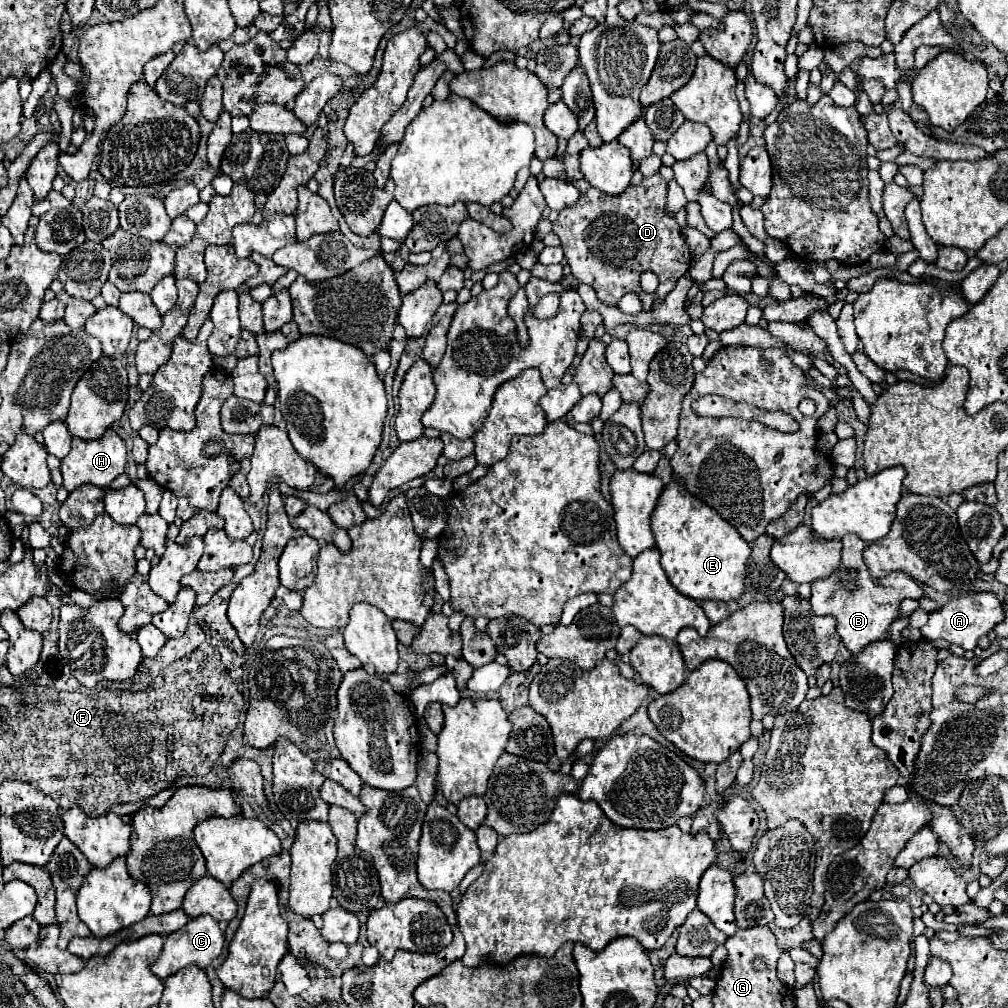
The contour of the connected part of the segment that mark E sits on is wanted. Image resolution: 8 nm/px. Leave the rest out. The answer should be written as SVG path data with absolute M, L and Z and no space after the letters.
M674 479L666 485L654 513L652 513L652 531L656 537L656 547L662 553L662 567L670 579L670 583L686 597L694 601L736 601L744 591L746 579L746 561L750 557L750 545L726 523L718 517L706 503L698 503L698 499L690 499L686 491L682 491L682 483L674 483Z

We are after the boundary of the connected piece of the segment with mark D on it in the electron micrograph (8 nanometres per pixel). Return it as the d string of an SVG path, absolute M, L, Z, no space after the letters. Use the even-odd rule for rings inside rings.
M660 175L646 177L642 179L640 185L630 185L622 195L616 197L602 195L602 191L590 187L586 193L580 195L580 199L572 207L562 209L558 219L552 223L554 233L562 241L564 257L568 259L572 275L578 279L578 283L590 285L602 303L616 305L622 295L636 293L638 299L642 301L644 311L652 311L656 301L664 299L674 289L676 281L690 269L692 253L680 233L678 221L670 213L666 213L666 193L668 193L668 183ZM644 271L652 271L660 279L658 289L650 295L644 293L638 283Z

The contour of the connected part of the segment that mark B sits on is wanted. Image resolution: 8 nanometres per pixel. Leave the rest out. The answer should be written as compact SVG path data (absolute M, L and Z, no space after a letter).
M856 535L842 537L842 563L834 571L834 575L812 583L812 611L816 615L832 615L836 619L836 631L842 637L844 647L858 655L864 647L874 641L890 639L892 621L900 619L900 603L904 599L922 599L922 587L914 583L914 579L902 575L902 571L894 571L894 575L886 575L886 579L870 579L870 573L862 561L864 543Z

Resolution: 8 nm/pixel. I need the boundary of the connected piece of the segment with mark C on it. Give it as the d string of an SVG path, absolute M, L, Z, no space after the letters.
M202 915L202 919L190 919L186 923L186 927L182 927L182 931L176 931L174 935L166 937L162 955L152 965L152 973L158 979L166 979L166 977L174 975L176 971L180 971L180 969L184 969L186 965L192 965L192 963L204 969L222 953L222 947L224 947L224 933L218 927L218 923L214 919L210 919L210 915Z

